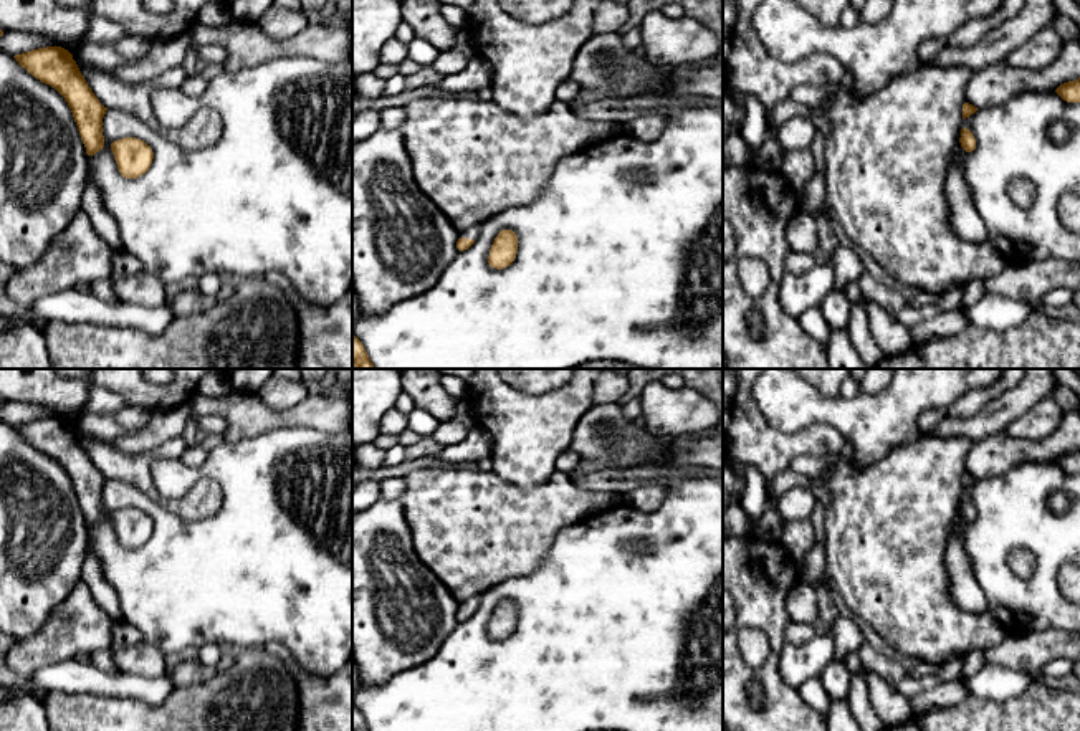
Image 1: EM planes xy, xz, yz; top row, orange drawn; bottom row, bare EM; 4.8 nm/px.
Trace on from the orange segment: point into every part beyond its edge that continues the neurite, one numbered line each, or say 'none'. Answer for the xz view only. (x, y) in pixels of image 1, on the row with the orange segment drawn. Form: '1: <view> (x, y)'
1: xz (473, 232)

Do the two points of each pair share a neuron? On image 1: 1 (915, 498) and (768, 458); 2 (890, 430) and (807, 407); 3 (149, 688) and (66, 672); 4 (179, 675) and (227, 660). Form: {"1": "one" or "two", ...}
{"1": "two", "2": "one", "3": "one", "4": "one"}

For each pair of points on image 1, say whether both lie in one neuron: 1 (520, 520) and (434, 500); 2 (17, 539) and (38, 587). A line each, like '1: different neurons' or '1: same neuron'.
1: same neuron
2: same neuron

